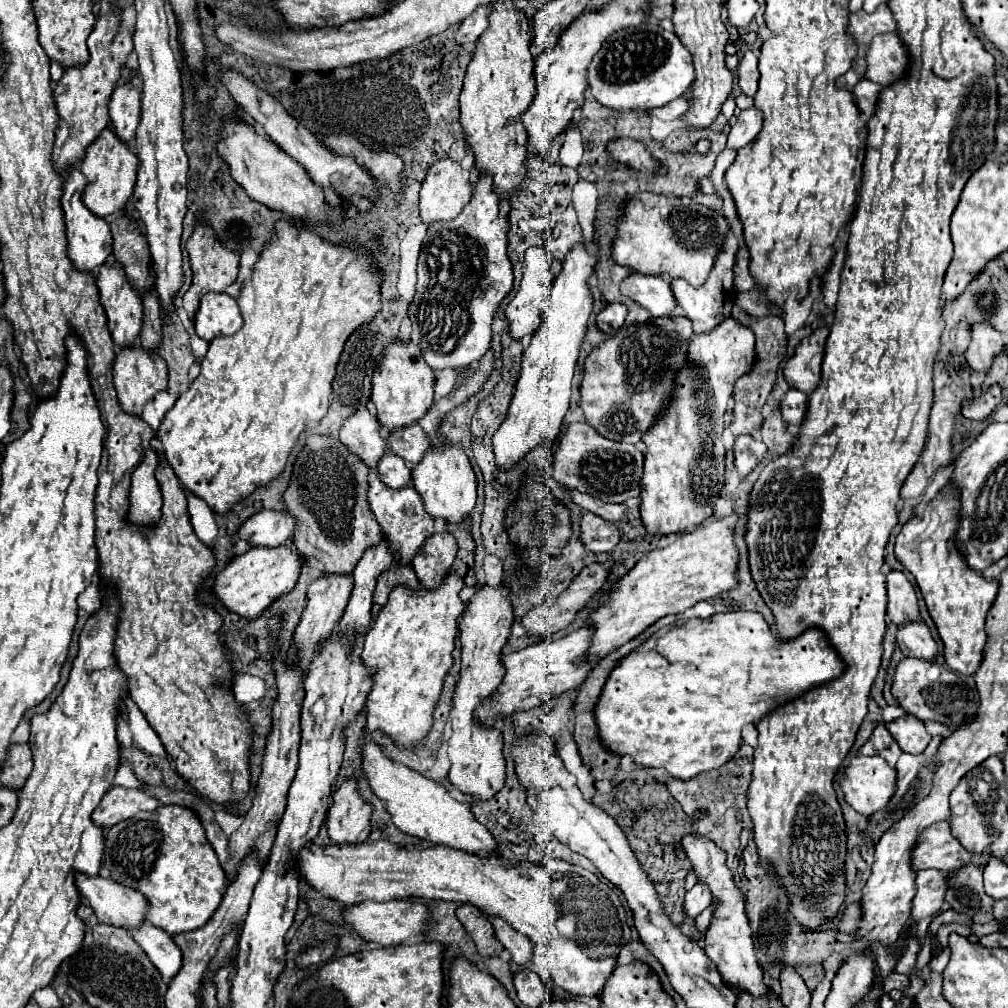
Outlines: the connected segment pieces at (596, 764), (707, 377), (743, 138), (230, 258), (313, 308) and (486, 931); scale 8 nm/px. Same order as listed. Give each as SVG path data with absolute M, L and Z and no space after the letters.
M628 644L616 648L614 652L610 652L608 656L604 656L598 666L592 670L592 674L588 674L588 680L582 684L582 688L578 690L578 698L574 702L574 710L576 710L576 730L574 730L574 740L578 744L578 750L580 750L580 756L582 756L582 762L584 766L590 770L590 774L594 776L594 782L602 782L602 780L614 780L616 776L616 770L620 766L620 756L614 754L614 752L608 752L608 748L602 744L600 740L600 734L598 734L598 724L596 724L596 716L594 716L594 708L596 708L596 702L602 694L602 688L610 676L610 672L616 668L616 664L628 654Z
M728 318L724 324L720 324L720 328L714 328L710 334L692 336L688 368L680 372L680 388L676 388L676 404L668 408L668 416L664 416L662 424L652 428L652 432L644 436L644 444L648 450L644 454L640 516L650 536L688 532L710 520L712 506L724 486L724 412L732 396L732 384L740 374L748 370L748 366L754 362L754 356L754 332L734 318Z
M756 108L744 110L738 116L738 122L732 126L732 130L728 134L728 148L740 150L744 144L748 144L748 142L752 142L756 138L760 128L762 128L760 110L756 110Z
M196 226L194 234L188 238L186 242L186 250L190 254L190 266L192 266L192 286L188 288L188 292L184 294L182 306L188 314L190 320L194 320L198 306L200 306L200 298L208 292L224 292L238 274L238 262L240 262L240 254L228 252L218 240L216 236L212 236L212 228L208 226Z
M280 220L276 224L276 234L278 240L264 248L252 278L242 286L238 298L244 316L242 330L210 342L208 354L200 362L198 378L180 394L158 428L160 448L150 448L132 472L126 524L150 530L160 522L162 490L154 476L160 466L160 456L166 458L186 492L204 500L216 514L228 514L256 488L278 478L300 434L326 416L332 392L330 384L344 342L354 328L368 324L380 308L380 278L374 276L374 268L364 250L354 252L350 246L324 242L314 228L296 228Z
M462 904L456 910L456 918L462 922L462 926L466 928L466 932L472 936L472 940L474 940L480 956L484 956L484 958L488 958L488 956L500 956L500 952L504 950L504 946L496 940L494 926L482 914L480 908L476 908L472 904Z

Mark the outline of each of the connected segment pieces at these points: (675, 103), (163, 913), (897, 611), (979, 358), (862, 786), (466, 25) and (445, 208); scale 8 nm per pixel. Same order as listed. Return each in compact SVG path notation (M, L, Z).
M676 98L664 106L658 106L658 108L650 108L648 110L648 116L656 116L660 120L680 120L686 116L690 108L690 102L686 98Z
M176 804L160 806L154 812L140 812L108 828L102 864L108 868L112 880L148 898L148 922L172 936L204 926L228 888L226 872L206 840L198 814Z
M888 572L886 576L888 584L888 616L896 626L908 624L908 622L920 622L920 608L918 598L914 592L914 586L908 582L908 578L902 572Z
M974 324L972 326L972 342L966 350L966 360L972 370L988 372L992 368L994 358L1004 352L1002 334L992 330L990 324Z
M858 756L846 764L840 786L846 802L870 818L890 804L896 792L896 768L880 756Z
M490 4L478 6L478 8L472 12L472 16L468 16L468 18L460 24L460 30L456 32L456 42L458 42L458 44L468 44L468 42L478 40L480 34L488 28L490 14L492 14L492 6L490 6Z
M440 160L430 170L420 190L420 218L426 226L454 220L472 198L470 172L458 162Z

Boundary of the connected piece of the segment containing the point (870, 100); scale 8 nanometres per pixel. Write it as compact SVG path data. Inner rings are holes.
M860 80L860 84L852 90L852 94L858 100L858 108L862 110L862 116L870 118L876 112L880 92L882 92L882 86L876 82L870 82L870 80Z

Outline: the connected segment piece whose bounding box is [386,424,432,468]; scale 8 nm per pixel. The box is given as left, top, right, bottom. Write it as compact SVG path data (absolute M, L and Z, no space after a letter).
M414 424L414 426L408 426L404 430L396 430L396 432L390 432L386 442L390 444L390 450L394 454L398 454L400 458L406 460L406 464L410 468L418 466L424 458L424 454L428 452L428 448L432 448L426 432Z

